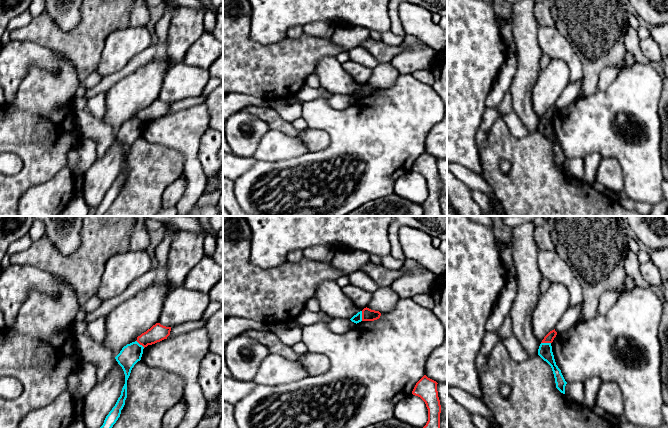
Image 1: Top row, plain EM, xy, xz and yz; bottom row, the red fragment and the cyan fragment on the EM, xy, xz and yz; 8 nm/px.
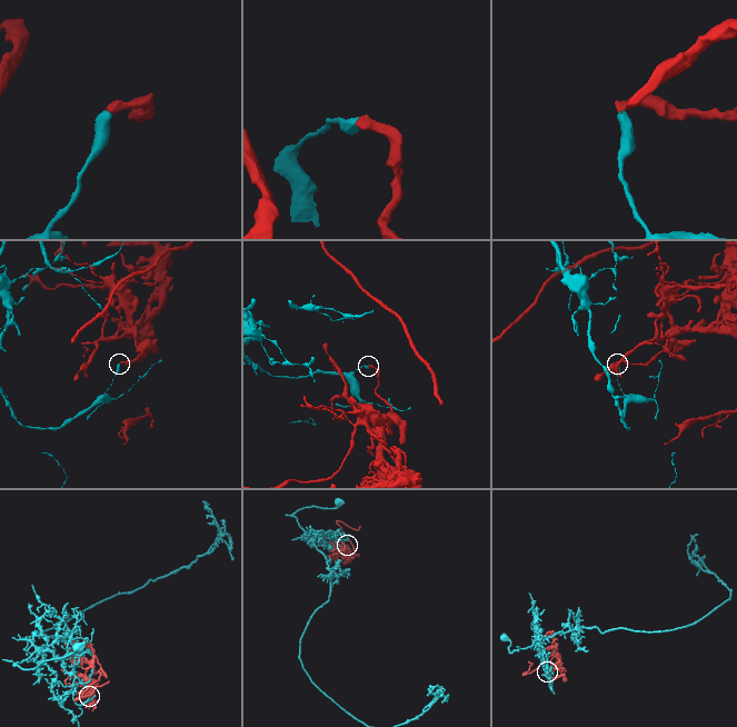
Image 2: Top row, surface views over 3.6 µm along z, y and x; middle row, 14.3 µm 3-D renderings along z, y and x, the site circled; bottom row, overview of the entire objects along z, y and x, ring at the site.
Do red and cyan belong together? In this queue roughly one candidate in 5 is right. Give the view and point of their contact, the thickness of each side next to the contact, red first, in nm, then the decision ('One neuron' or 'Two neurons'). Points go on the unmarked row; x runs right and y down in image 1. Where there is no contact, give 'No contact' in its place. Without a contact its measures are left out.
Touches red at xz (362, 92). Thickness 100 nm (red) against 70 nm. Two neurons

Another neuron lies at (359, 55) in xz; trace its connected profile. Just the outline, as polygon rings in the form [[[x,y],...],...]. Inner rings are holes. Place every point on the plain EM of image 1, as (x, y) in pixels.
[[[361,46],[348,50],[349,59],[369,68],[375,68],[378,65],[377,60],[368,51]]]

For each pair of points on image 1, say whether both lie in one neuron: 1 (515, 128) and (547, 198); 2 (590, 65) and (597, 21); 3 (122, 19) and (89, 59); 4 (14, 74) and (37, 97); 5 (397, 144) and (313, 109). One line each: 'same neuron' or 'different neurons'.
1: different neurons
2: same neuron
3: same neuron
4: different neurons
5: same neuron

